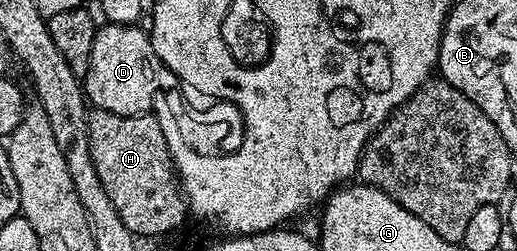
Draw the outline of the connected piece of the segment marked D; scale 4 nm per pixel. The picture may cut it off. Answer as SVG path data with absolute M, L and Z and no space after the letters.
M105 22L94 37L94 49L90 49L90 65L82 76L82 86L87 102L93 108L118 113L119 115L146 115L153 110L158 94L156 88L156 67L161 66L160 59L154 53L151 34L143 31L140 25L118 25Z

